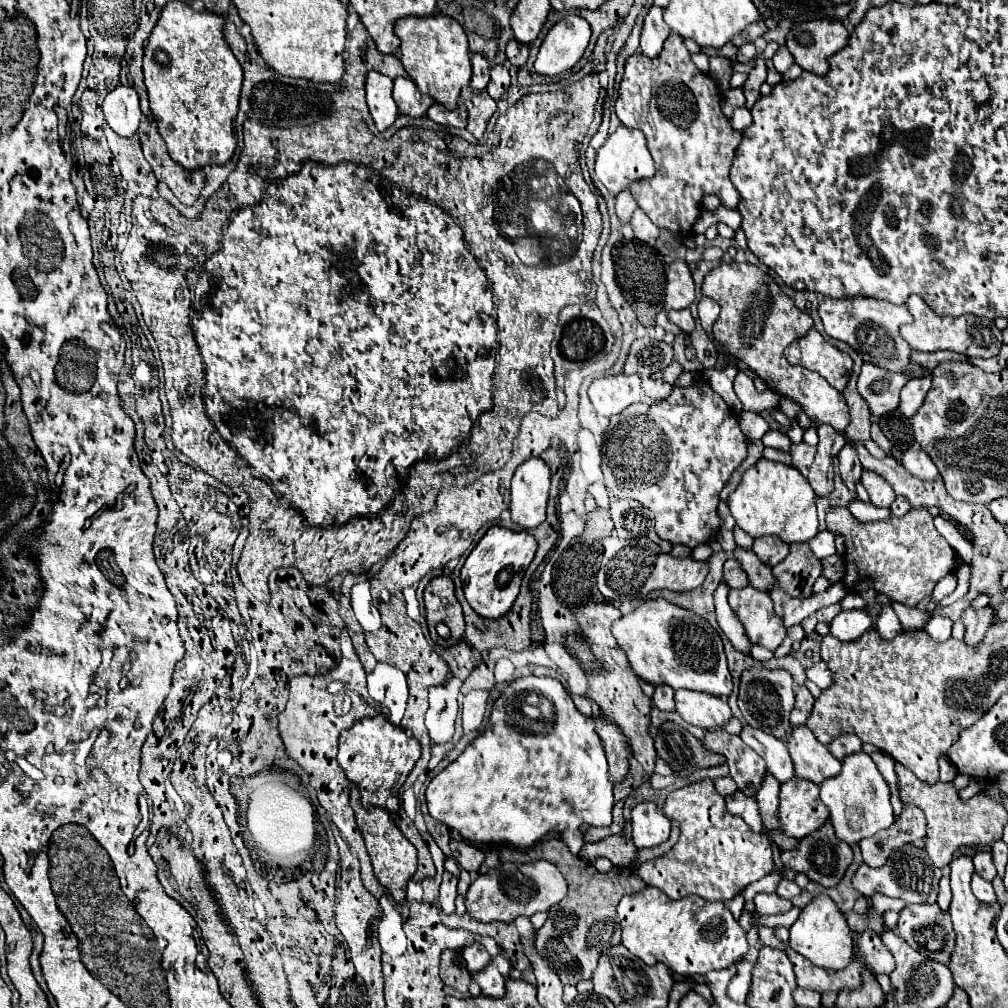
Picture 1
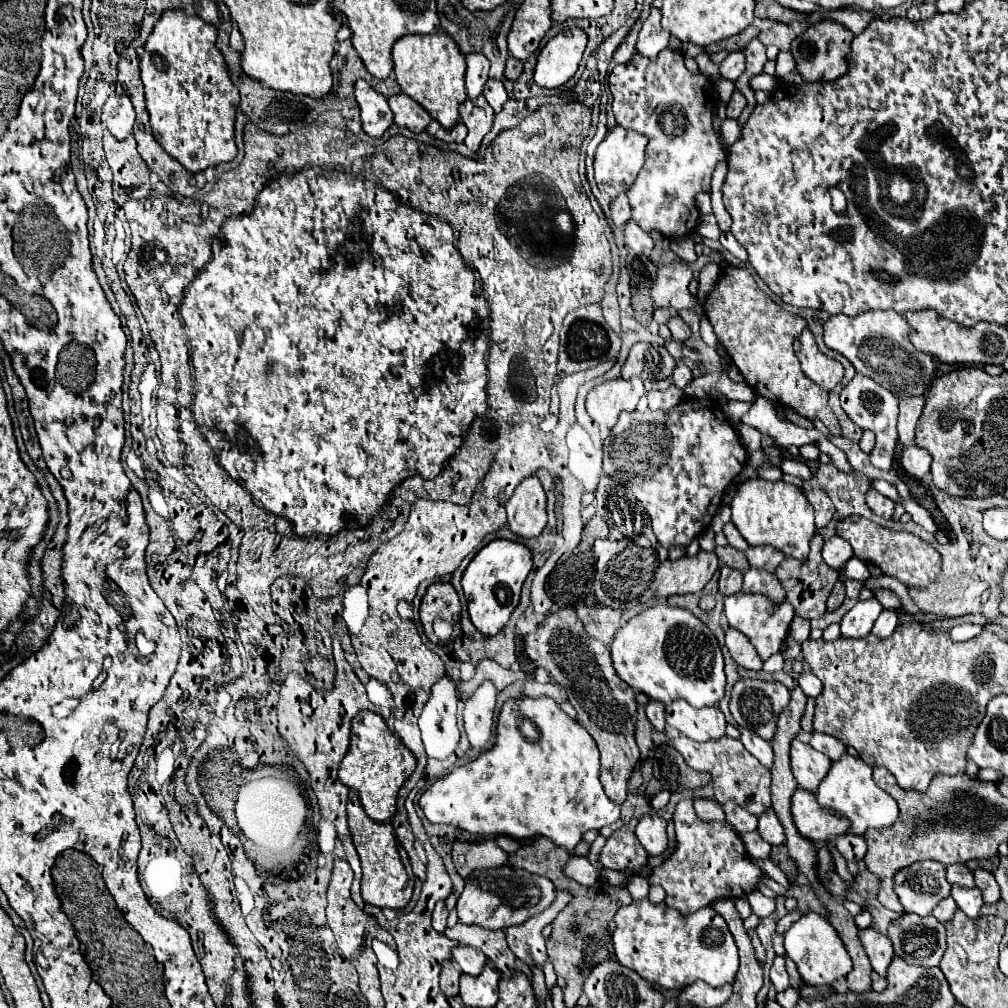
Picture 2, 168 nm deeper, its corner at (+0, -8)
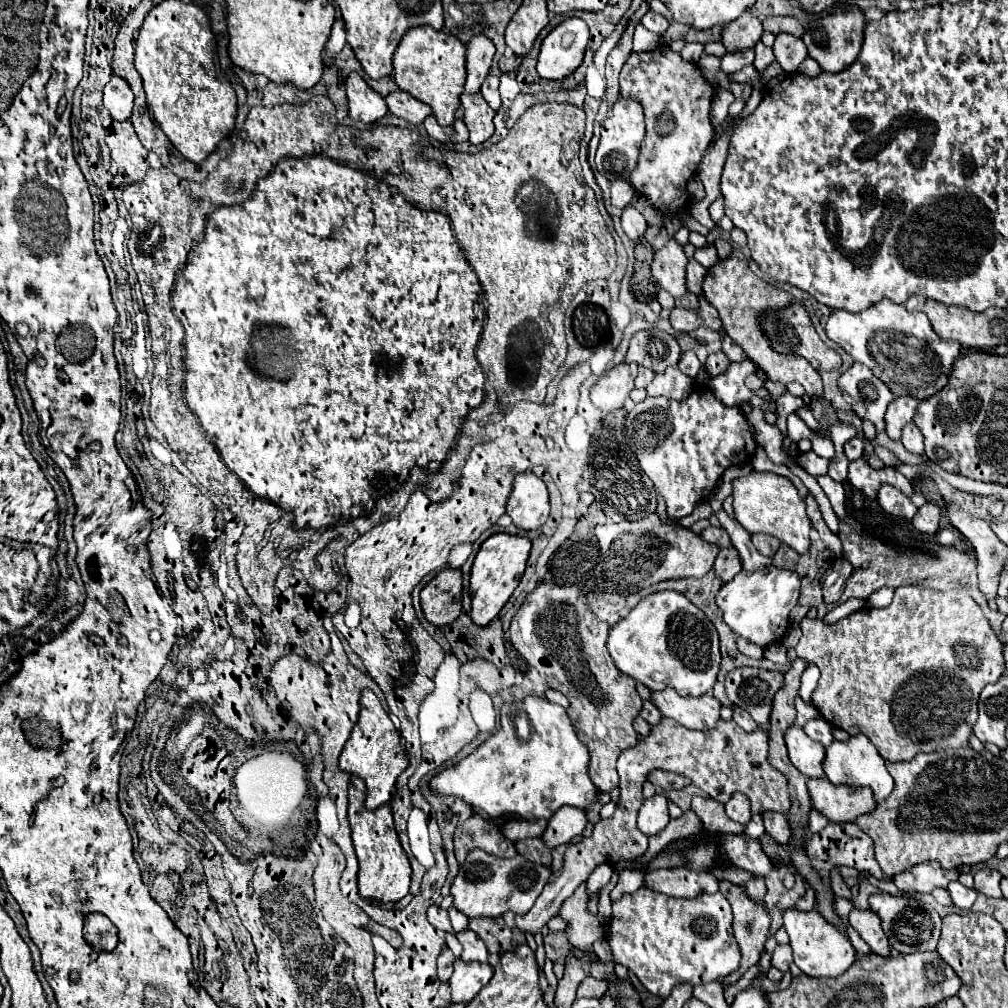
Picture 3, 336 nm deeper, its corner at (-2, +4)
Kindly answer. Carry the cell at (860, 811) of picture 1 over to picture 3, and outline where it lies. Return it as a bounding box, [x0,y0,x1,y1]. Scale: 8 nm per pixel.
[823,735,893,803]

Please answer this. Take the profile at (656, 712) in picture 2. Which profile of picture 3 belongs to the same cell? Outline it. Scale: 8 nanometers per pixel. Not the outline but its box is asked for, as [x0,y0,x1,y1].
[641,701,661,725]

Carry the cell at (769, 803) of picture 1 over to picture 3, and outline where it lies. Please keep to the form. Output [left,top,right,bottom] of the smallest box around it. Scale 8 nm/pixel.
[763,811,791,845]

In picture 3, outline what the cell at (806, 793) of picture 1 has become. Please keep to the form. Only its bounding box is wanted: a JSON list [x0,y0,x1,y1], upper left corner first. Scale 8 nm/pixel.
[807,779,875,823]

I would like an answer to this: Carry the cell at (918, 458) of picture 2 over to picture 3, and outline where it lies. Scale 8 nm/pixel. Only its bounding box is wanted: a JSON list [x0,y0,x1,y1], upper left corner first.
[901,423,925,455]

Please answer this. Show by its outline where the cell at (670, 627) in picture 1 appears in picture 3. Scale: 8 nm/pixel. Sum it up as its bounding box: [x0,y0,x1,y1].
[607,591,721,697]

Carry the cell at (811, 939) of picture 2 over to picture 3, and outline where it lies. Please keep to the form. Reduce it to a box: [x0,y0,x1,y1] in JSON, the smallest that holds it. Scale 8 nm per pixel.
[783,909,855,977]

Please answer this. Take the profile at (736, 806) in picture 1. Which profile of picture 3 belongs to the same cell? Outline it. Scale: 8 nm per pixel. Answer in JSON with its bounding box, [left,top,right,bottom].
[725,793,751,825]

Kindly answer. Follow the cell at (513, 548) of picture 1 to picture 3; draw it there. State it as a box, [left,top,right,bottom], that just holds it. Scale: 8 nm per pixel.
[469,533,531,625]

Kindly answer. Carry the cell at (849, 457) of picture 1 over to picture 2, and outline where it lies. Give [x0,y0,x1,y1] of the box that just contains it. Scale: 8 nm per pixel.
[841,373,897,471]

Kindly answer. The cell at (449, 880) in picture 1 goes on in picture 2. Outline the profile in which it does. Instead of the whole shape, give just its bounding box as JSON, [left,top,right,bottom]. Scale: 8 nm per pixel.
[431,901,449,933]

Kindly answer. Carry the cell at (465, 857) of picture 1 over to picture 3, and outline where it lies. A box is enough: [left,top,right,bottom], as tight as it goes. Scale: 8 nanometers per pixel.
[453,813,517,863]

